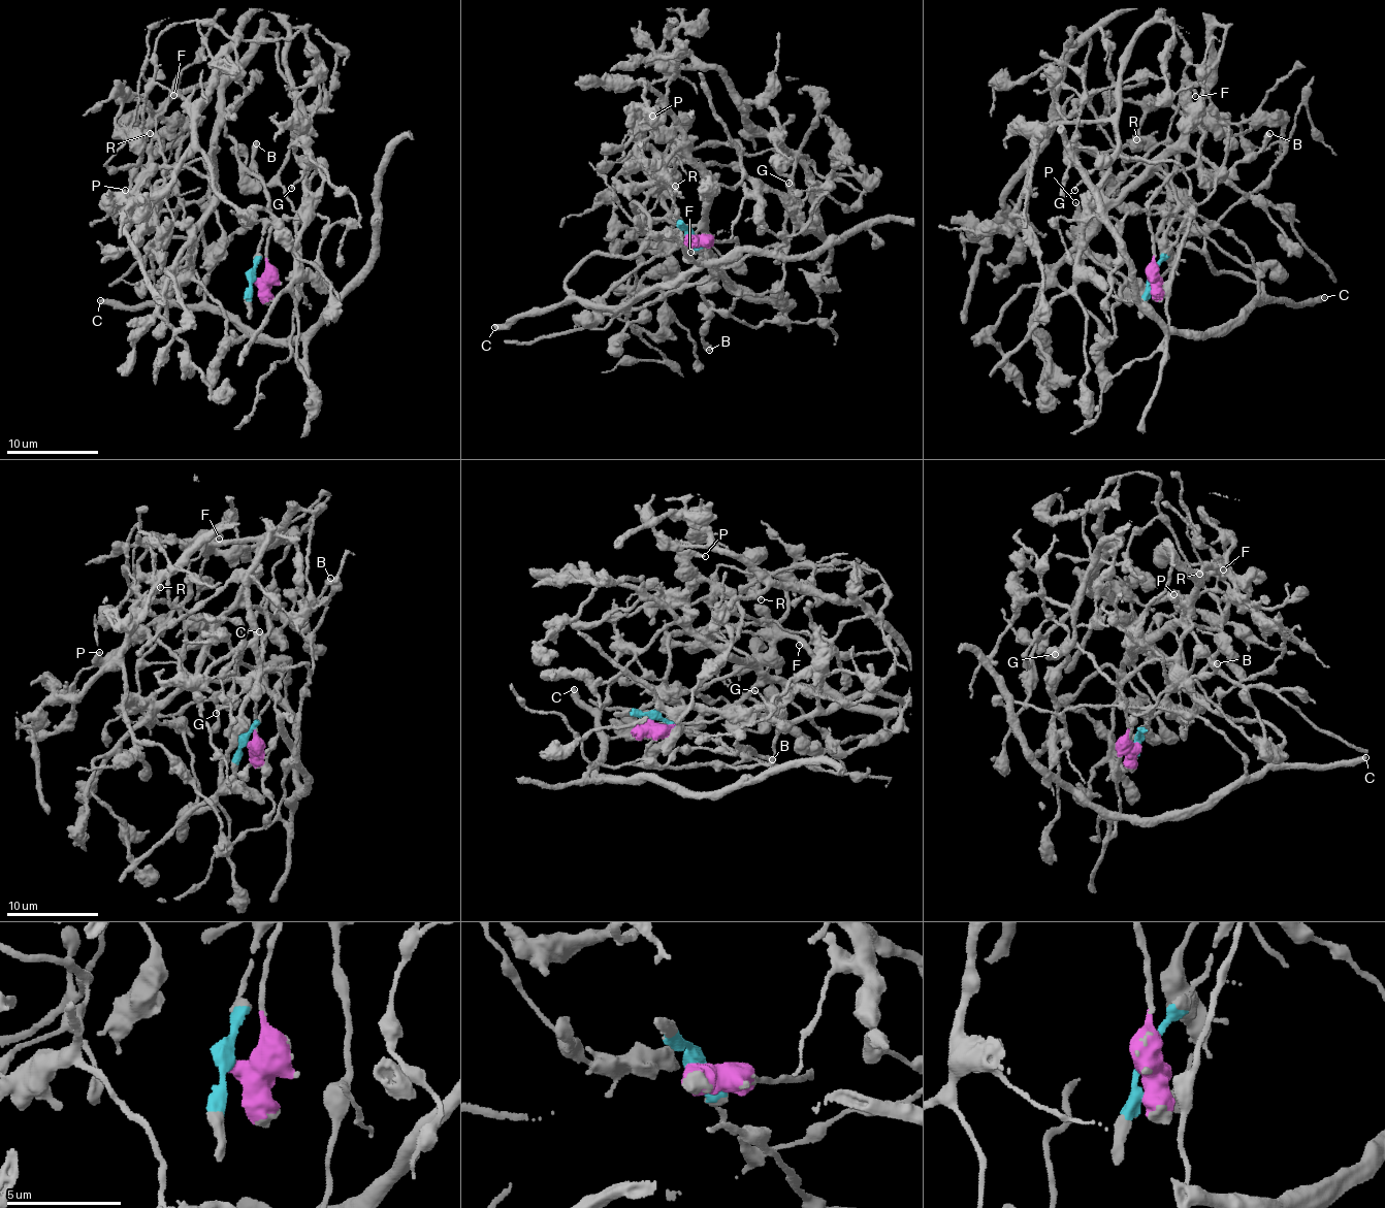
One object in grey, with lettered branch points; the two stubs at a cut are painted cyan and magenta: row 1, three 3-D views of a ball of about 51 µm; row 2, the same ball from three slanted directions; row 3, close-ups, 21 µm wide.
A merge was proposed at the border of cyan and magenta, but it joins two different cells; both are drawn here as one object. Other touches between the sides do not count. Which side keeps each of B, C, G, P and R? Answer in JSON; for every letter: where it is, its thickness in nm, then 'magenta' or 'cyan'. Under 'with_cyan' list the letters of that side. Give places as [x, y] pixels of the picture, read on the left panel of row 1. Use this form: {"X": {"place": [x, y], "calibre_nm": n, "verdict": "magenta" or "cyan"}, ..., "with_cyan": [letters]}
{"B": {"place": [256, 143], "calibre_nm": 480, "verdict": "cyan"}, "C": {"place": [100, 300], "calibre_nm": 440, "verdict": "cyan"}, "G": {"place": [291, 188], "calibre_nm": 140, "verdict": "cyan"}, "P": {"place": [125, 190], "calibre_nm": 280, "verdict": "magenta"}, "R": {"place": [150, 133], "calibre_nm": 650, "verdict": "magenta"}, "with_cyan": ["B", "C", "G"]}

